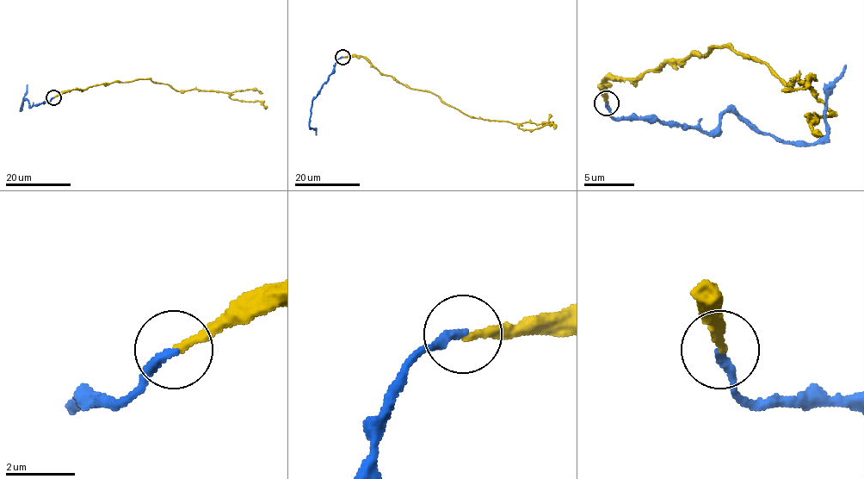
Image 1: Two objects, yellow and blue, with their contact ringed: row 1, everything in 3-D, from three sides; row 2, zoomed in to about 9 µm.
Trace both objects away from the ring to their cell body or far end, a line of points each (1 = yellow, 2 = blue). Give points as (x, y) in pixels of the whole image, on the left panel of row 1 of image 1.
1: (53, 97), (95, 85), (150, 78), (179, 90), (217, 90), (227, 92), (232, 99), (259, 101), (266, 108)
2: (53, 97), (49, 102), (32, 106), (25, 100), (21, 110), (27, 84)

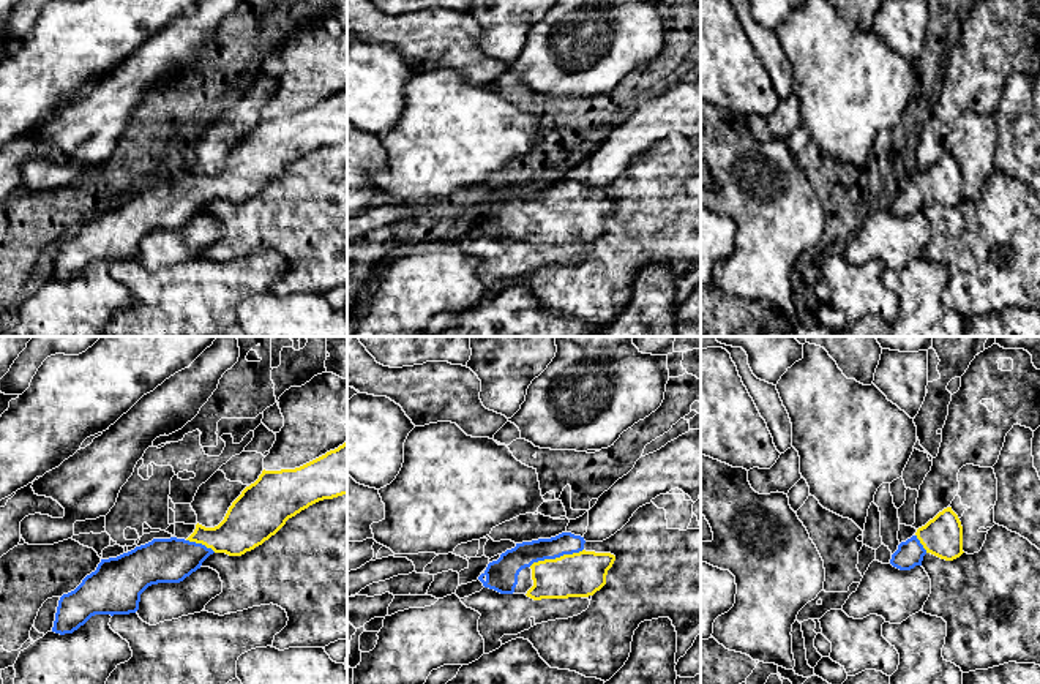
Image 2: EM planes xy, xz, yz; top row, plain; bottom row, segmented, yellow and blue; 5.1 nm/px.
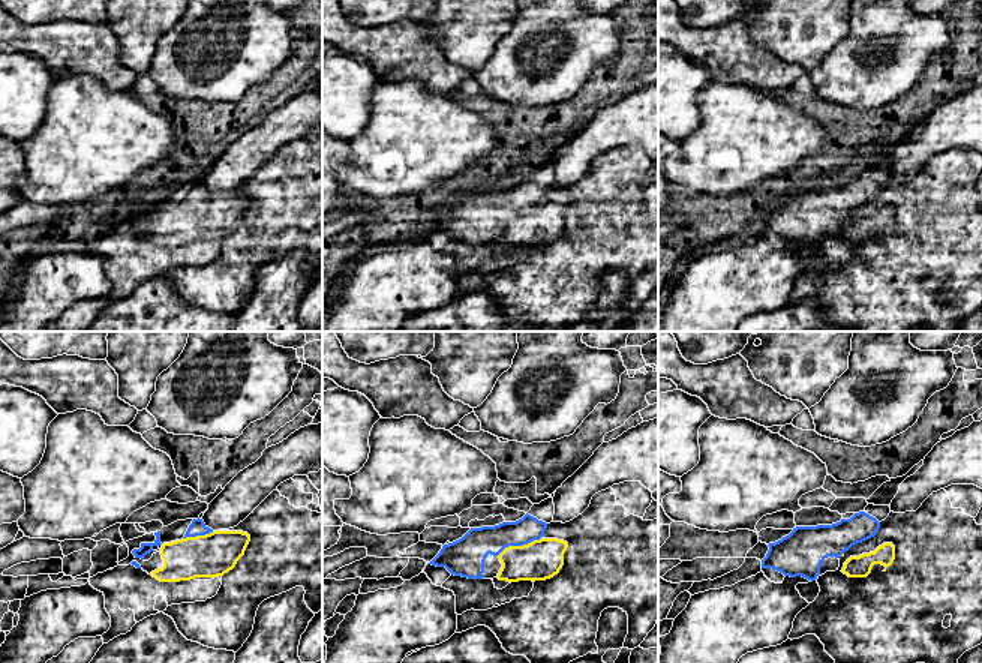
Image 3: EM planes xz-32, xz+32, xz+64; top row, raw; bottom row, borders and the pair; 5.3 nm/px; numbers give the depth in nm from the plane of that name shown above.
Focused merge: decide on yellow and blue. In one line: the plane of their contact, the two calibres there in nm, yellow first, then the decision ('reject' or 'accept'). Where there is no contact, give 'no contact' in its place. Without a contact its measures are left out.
xz | 220/130 nm | accept

